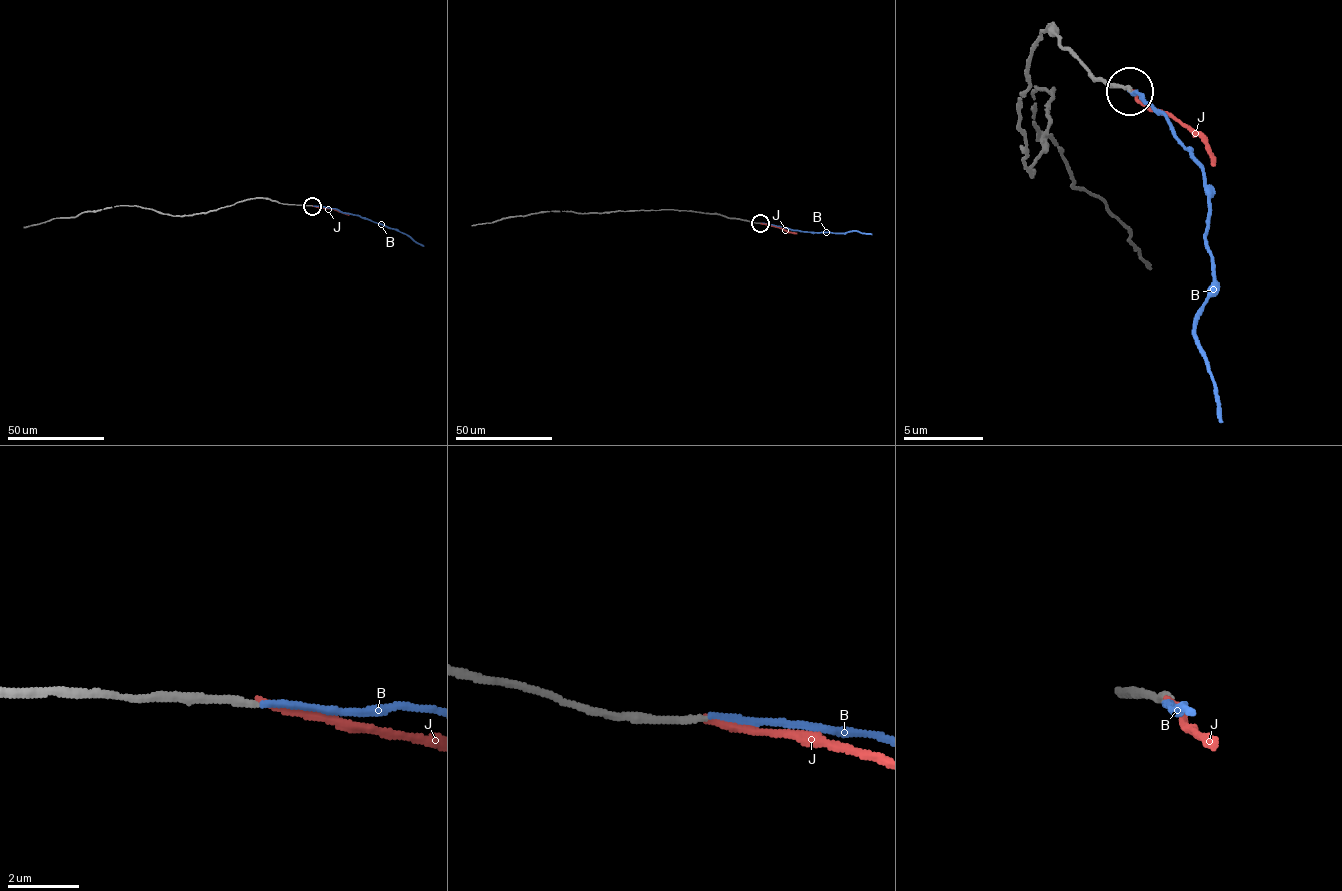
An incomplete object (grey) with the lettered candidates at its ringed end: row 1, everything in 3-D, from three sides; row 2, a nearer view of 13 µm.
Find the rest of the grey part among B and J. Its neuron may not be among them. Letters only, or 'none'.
B

